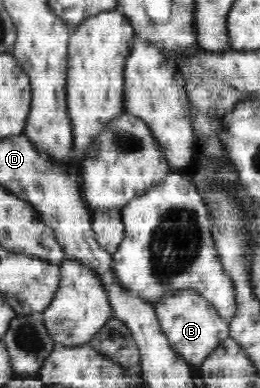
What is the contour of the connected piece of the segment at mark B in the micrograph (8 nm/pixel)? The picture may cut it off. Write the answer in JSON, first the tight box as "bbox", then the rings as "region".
{"bbox":[155,287,230,372],"region":[[[184,287],[162,295],[155,302],[155,311],[162,332],[170,341],[174,352],[184,358],[198,372],[203,359],[215,350],[223,339],[230,338],[229,322],[223,319],[211,302],[208,302],[198,290]]]}

